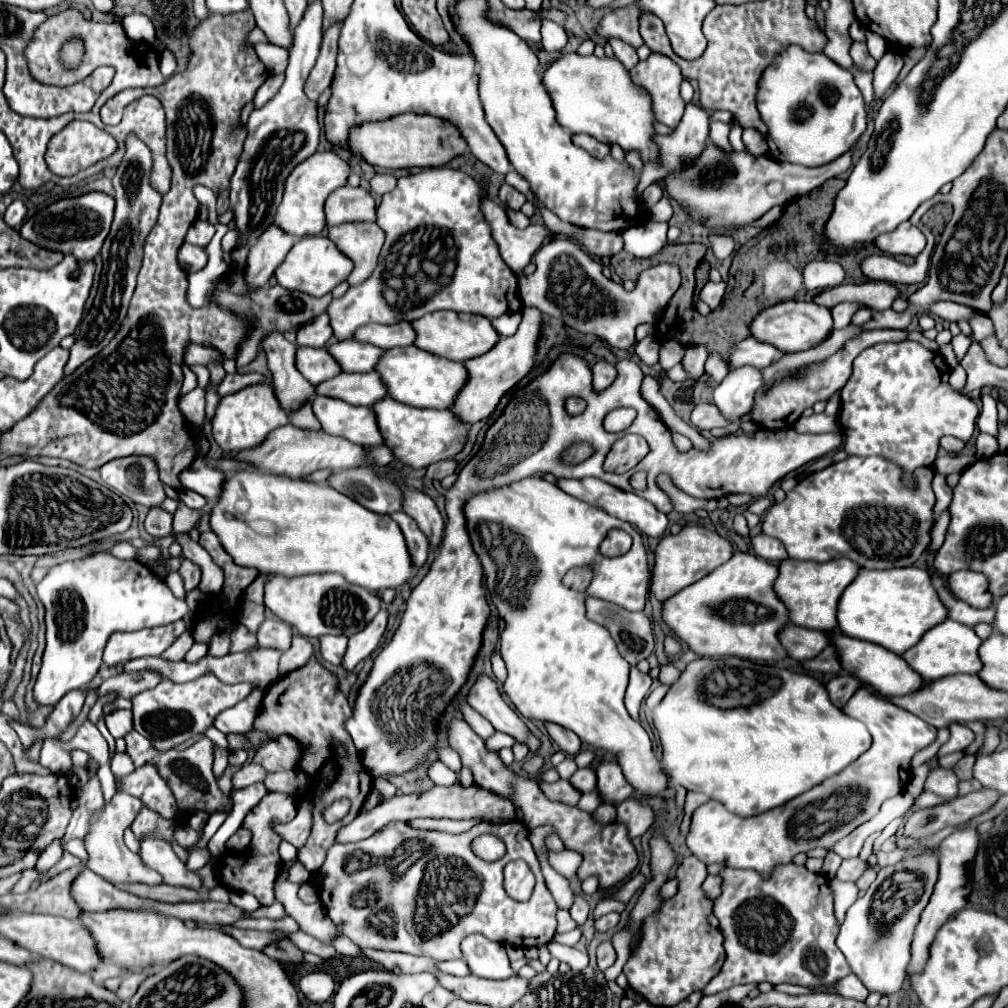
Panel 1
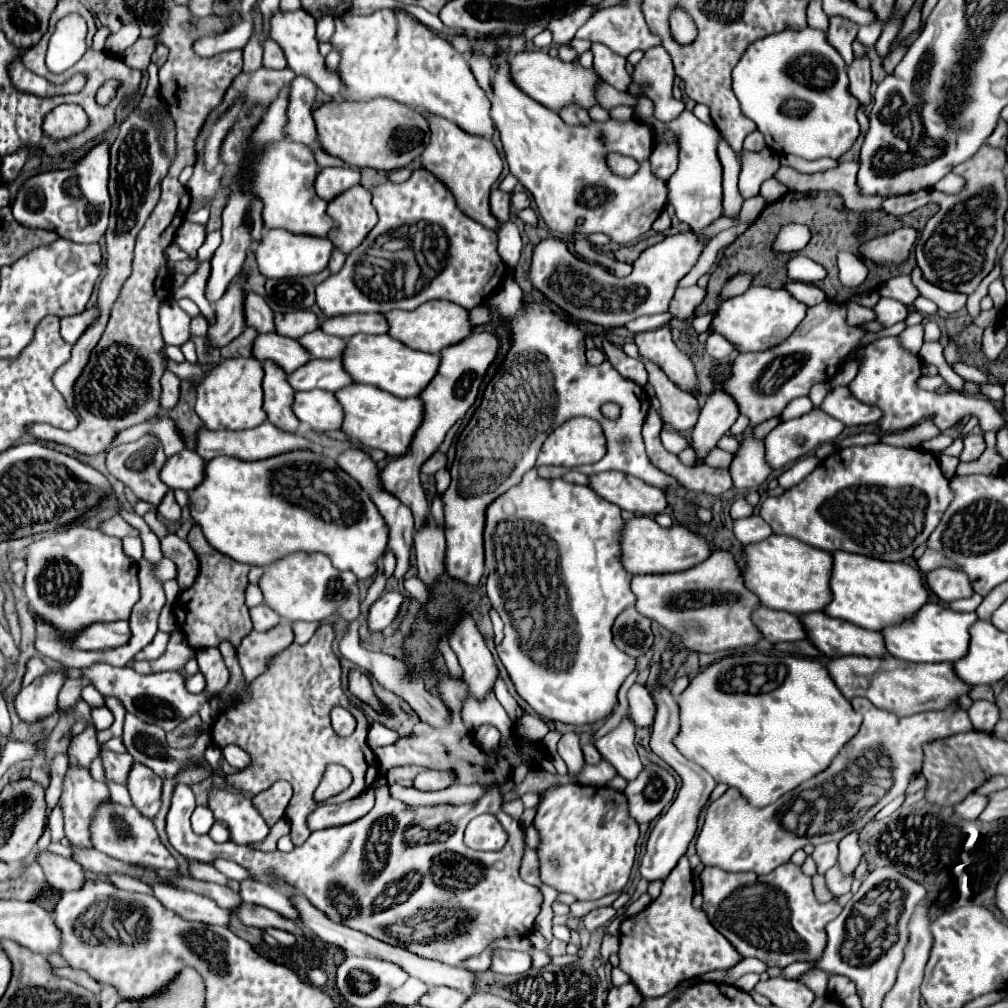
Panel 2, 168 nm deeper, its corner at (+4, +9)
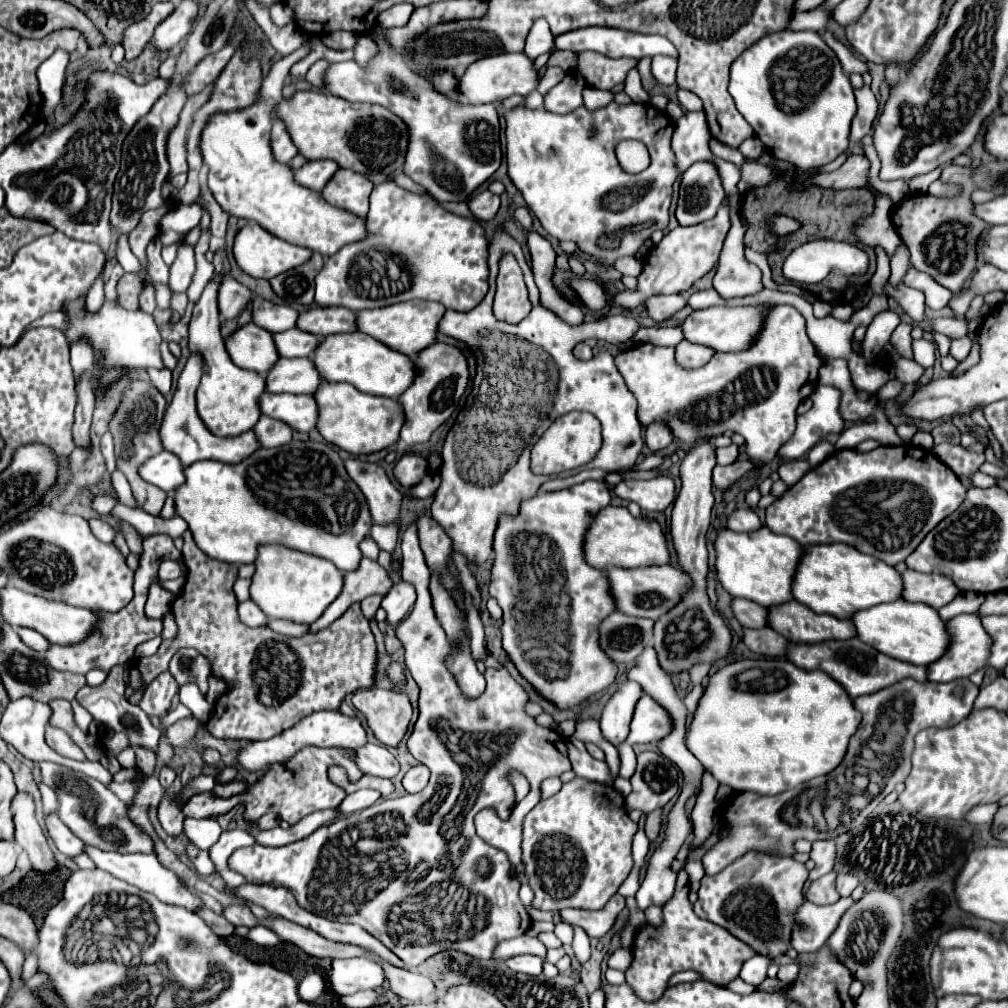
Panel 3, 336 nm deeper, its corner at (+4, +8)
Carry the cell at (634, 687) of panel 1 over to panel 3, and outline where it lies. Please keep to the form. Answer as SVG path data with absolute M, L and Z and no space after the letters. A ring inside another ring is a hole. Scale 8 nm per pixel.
M645 694L635 706L627 742L631 746L643 742L657 744L665 738L665 734L669 734L669 730L673 730L673 724L669 724L669 712L665 712L665 708L661 708L651 696Z

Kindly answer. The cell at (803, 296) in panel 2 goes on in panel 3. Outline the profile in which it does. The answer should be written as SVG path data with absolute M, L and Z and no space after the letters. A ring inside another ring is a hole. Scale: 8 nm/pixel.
M739 196L727 198L731 204L731 230L725 238L721 258L717 262L717 272L713 278L713 288L723 298L735 296L749 296L763 290L761 284L761 270L747 261L743 256L743 234L745 234L745 220L739 216Z

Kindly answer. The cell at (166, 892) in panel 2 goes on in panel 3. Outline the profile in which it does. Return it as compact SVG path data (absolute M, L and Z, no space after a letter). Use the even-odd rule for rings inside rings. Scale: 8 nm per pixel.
M85 844L85 854L95 862L97 868L117 876L119 880L127 882L127 884L133 884L145 892L151 892L155 894L161 902L167 902L167 904L177 904L177 906L185 906L187 910L195 910L199 906L203 906L203 902L185 888L185 884L167 868L163 868L159 864L159 860L153 856L153 854L121 854L121 852L109 852L109 850L99 850L95 846L87 846Z

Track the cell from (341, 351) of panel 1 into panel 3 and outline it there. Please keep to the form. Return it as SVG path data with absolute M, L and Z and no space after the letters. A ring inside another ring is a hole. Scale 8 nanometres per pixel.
M291 328L285 332L273 334L273 342L277 348L277 354L283 358L299 358L299 356L311 356L317 348L319 338L309 336L307 332L301 332L299 328Z

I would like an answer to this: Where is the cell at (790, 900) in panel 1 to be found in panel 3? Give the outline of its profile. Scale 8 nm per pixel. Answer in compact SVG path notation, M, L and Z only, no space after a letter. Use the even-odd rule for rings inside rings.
M749 852L741 856L741 860L735 860L729 864L729 868L723 868L723 872L713 876L703 876L701 888L698 891L698 899L693 904L693 910L700 918L709 920L713 924L723 926L733 936L749 944L757 954L779 958L789 950L789 936L793 926L793 914L803 904L803 886L807 880L807 868L801 862L795 862L793 858L773 858L761 852Z

